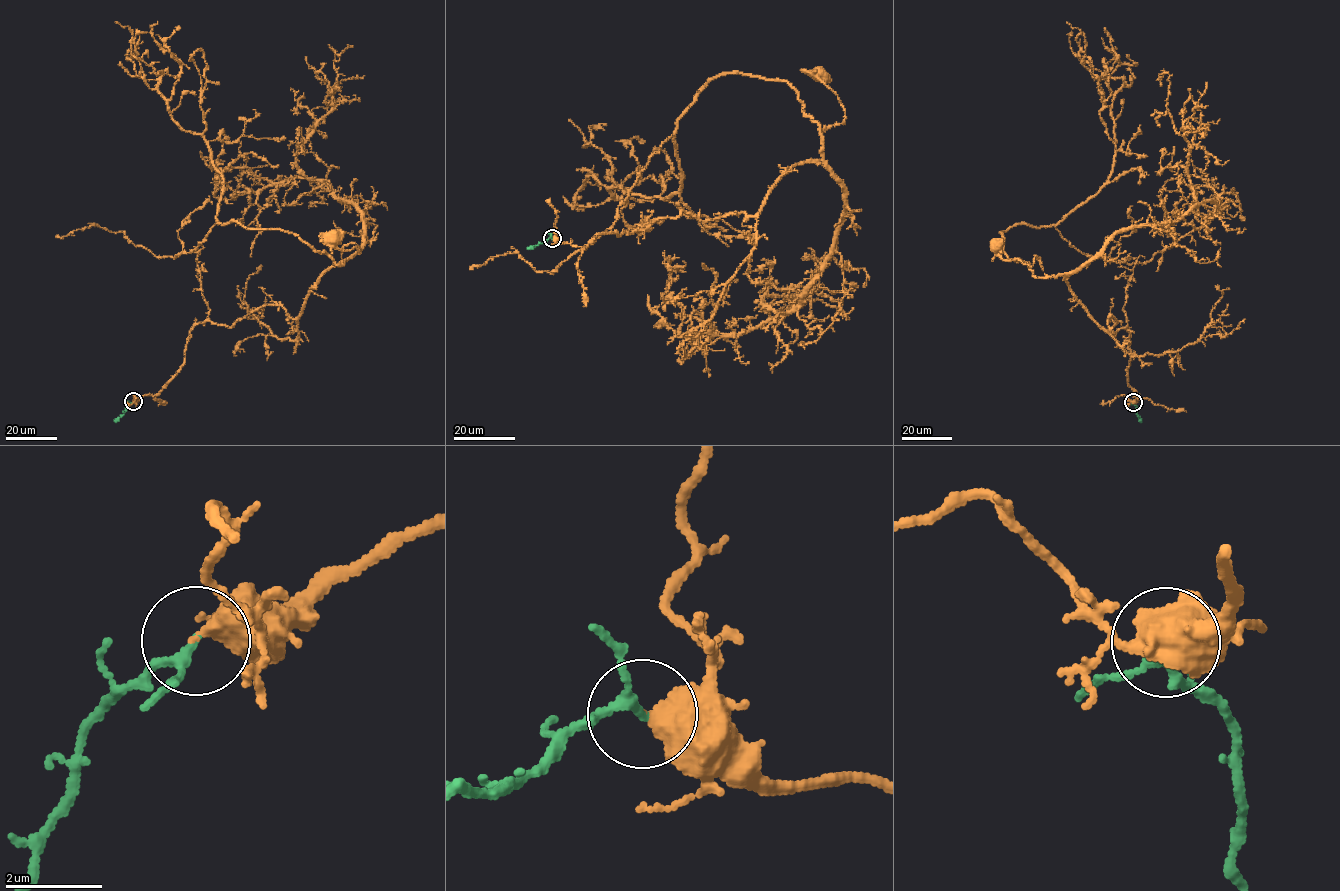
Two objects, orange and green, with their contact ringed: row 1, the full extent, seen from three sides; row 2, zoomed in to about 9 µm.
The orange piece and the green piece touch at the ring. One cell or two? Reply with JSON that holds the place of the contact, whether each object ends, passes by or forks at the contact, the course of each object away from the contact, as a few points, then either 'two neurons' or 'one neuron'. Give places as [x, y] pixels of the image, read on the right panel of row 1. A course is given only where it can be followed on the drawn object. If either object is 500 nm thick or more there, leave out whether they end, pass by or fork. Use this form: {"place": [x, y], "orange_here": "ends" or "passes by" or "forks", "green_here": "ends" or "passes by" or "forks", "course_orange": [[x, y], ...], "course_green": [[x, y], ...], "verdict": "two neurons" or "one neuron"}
{"place": [1133, 402], "course_orange": [[1133, 402], [1128, 332], [1109, 331], [1113, 316], [1104, 329], [1036, 255], [1031, 266], [1003, 259], [996, 246]], "course_green": [[1133, 402], [1140, 420]], "verdict": "one neuron"}

